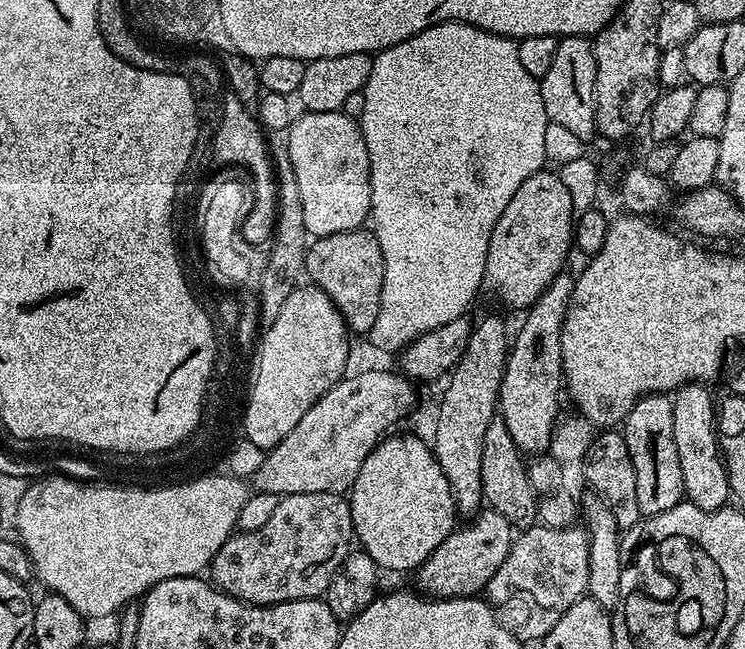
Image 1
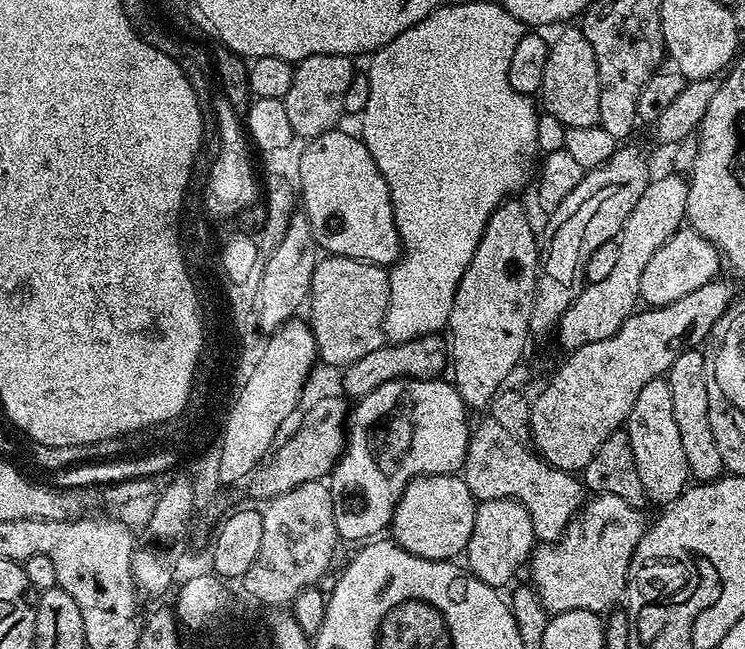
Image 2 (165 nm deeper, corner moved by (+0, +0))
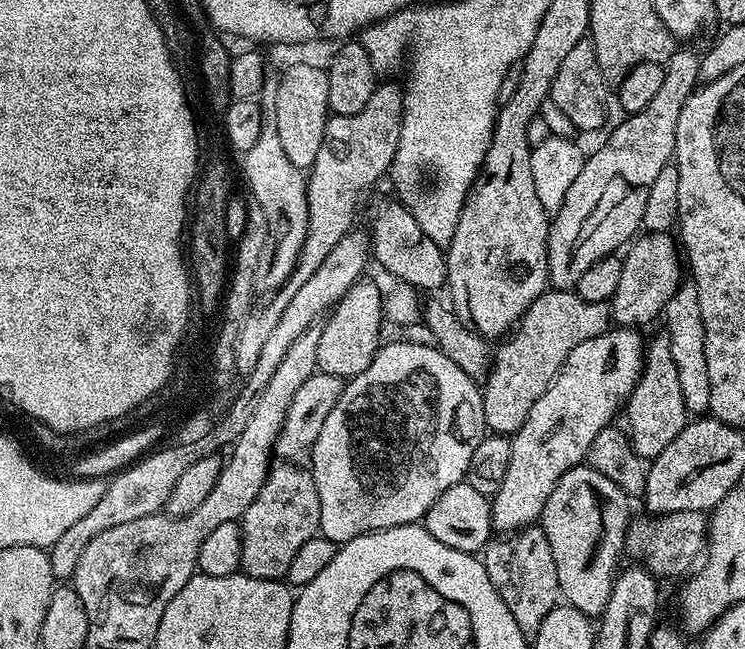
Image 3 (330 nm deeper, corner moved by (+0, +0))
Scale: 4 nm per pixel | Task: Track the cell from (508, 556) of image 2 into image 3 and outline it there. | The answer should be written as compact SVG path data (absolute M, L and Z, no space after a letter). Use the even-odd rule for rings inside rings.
M612 326L570 350L546 394L534 402L526 422L511 437L510 462L502 486L490 500L492 527L497 533L518 532L535 525L546 506L546 498L550 498L550 490L558 486L558 478L566 470L581 467L598 430L615 421L612 419L616 411L621 411L644 369L646 340L638 333L636 328Z

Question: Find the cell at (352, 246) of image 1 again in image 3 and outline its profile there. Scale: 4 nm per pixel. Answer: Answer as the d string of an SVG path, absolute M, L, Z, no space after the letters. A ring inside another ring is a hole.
M361 278L345 292L345 296L332 308L322 326L322 338L318 338L317 369L326 374L351 378L362 374L380 349L380 327L385 327L385 293L372 280Z

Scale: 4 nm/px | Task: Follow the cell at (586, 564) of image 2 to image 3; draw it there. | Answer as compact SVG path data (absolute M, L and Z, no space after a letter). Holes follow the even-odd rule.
M678 510L674 514L647 519L636 518L629 523L627 555L640 556L639 563L657 578L680 575L683 577L691 573L701 563L706 552L709 517L698 510Z

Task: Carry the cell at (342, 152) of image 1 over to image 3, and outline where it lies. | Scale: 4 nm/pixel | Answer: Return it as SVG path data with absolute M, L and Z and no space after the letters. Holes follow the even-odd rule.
M399 202L380 204L372 216L370 227L370 252L374 260L381 264L397 281L410 285L411 288L432 292L435 288L443 289L448 282L448 261L441 245L426 238L422 226L410 214L410 210Z

